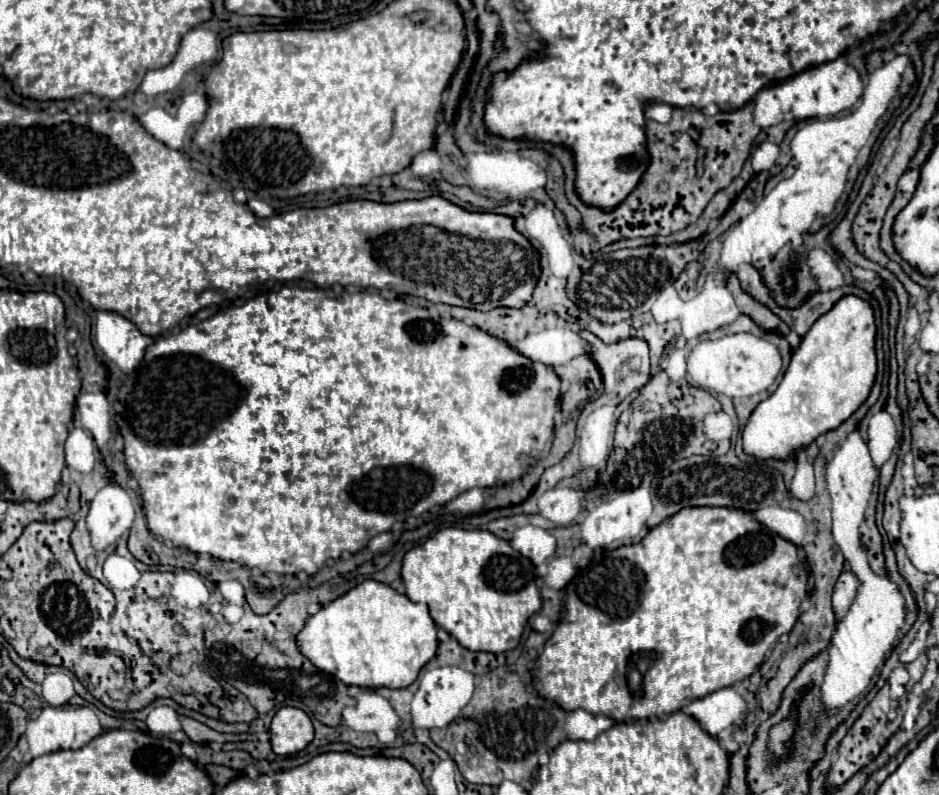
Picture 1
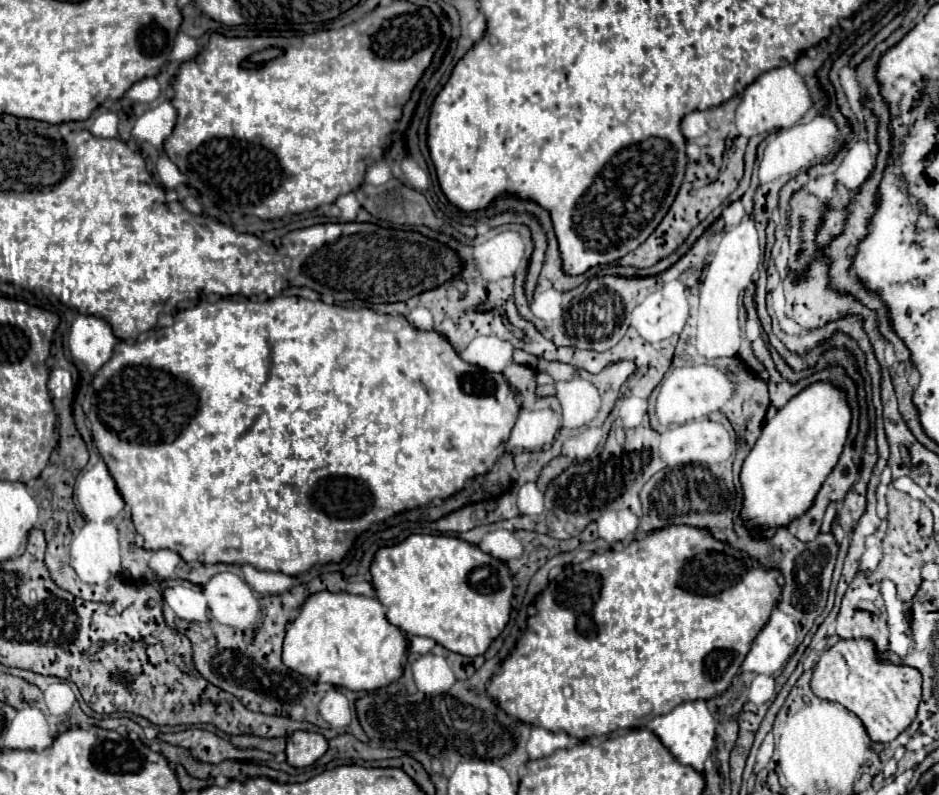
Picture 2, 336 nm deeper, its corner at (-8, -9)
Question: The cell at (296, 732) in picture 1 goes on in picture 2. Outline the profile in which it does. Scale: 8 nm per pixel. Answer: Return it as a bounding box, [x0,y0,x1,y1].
[287,731,327,767]

